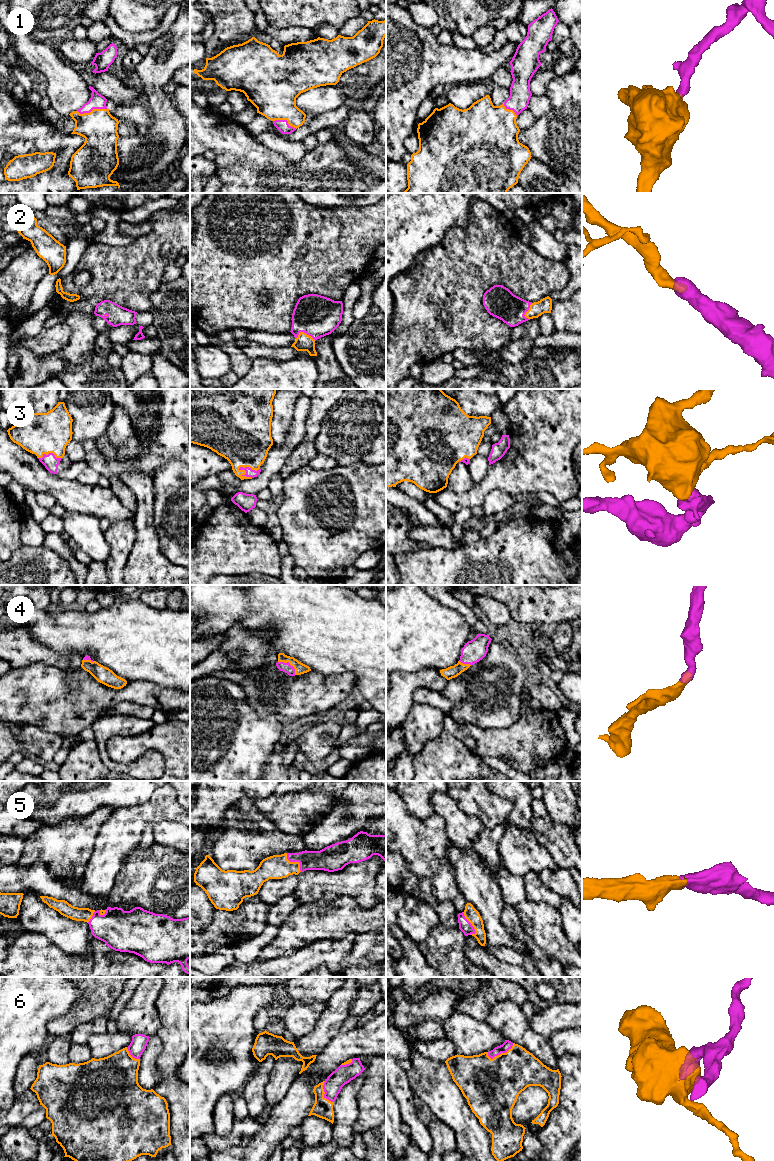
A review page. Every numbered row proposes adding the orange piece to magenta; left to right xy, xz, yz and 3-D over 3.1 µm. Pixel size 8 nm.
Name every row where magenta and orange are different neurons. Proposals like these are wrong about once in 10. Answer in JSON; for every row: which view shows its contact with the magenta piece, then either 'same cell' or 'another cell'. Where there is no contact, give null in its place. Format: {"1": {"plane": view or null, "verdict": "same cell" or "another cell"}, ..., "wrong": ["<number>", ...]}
{"1": {"plane": "xy", "verdict": "same cell"}, "2": {"plane": "xz", "verdict": "same cell"}, "3": {"plane": "xz", "verdict": "same cell"}, "4": {"plane": "xz", "verdict": "same cell"}, "5": {"plane": "xz", "verdict": "same cell"}, "6": {"plane": "yz", "verdict": "same cell"}, "wrong": []}

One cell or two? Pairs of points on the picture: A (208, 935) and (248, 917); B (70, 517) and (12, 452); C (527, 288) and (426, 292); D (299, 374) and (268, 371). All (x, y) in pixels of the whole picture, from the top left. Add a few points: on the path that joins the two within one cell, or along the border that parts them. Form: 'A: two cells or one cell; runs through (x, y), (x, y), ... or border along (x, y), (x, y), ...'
A: one cell; runs through (218, 934), (238, 925)
B: two cells; border along (65, 509), (88, 515)
C: one cell; runs through (502, 277), (453, 277), (451, 279)
D: one cell; runs through (291, 374), (276, 374)

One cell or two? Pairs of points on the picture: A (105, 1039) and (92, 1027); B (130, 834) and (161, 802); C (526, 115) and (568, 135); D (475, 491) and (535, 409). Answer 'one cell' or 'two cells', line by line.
A: two cells
B: one cell
C: two cells
D: one cell

